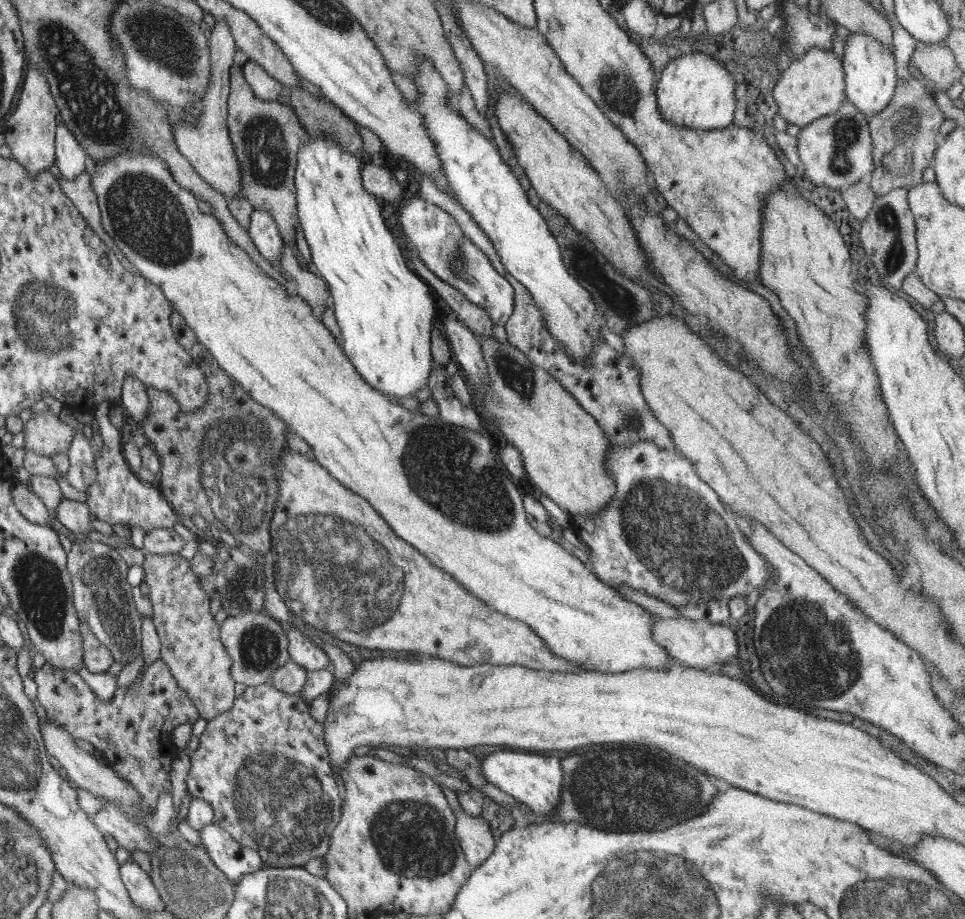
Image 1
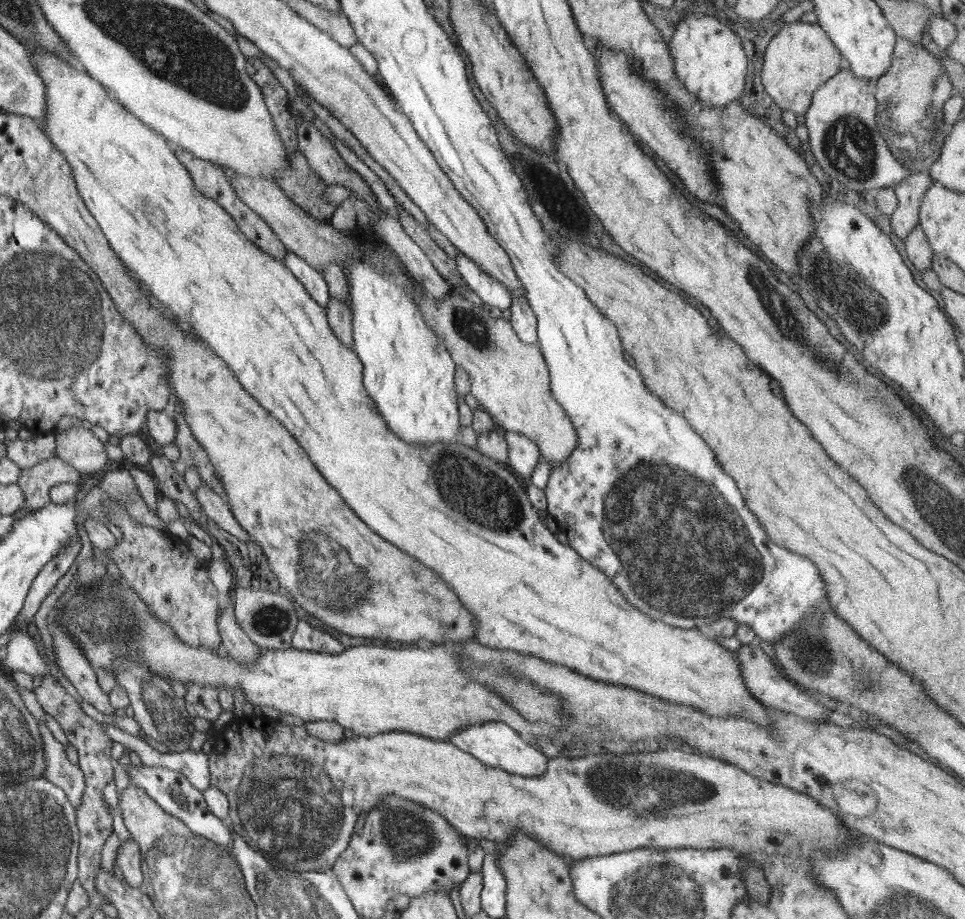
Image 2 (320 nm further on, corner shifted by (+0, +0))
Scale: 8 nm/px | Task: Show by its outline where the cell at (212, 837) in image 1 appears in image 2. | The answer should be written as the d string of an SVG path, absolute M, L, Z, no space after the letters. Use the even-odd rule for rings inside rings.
M130 763L128 776L130 776L131 784L139 786L150 798L153 798L162 810L179 818L188 827L191 827L192 831L196 831L196 834L204 835L206 838L211 838L214 842L219 842L220 845L232 849L233 838L227 821L220 820L208 810L203 792L194 788L182 773L164 767L151 767L142 764L136 766Z

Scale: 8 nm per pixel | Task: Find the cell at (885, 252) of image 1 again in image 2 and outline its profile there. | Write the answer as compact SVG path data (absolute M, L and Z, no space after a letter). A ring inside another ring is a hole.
M911 172L900 184L896 185L894 192L899 198L897 216L893 216L891 223L895 233L903 241L907 234L919 224L919 206L921 199L934 183L928 172Z

